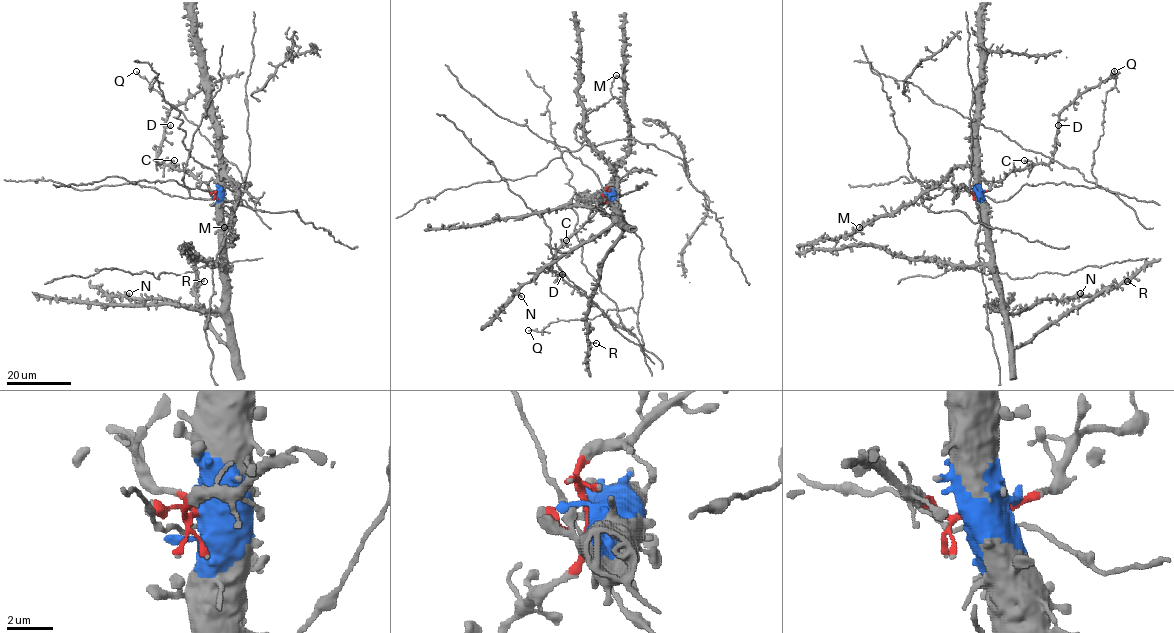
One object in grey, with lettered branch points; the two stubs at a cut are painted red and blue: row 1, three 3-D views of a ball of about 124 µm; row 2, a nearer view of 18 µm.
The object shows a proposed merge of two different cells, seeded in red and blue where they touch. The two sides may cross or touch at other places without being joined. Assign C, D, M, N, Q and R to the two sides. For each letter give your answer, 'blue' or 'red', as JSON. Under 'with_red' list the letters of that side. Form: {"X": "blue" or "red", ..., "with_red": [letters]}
{"C": "red", "D": "red", "M": "blue", "N": "blue", "Q": "red", "R": "blue", "with_red": ["C", "D", "Q"]}

